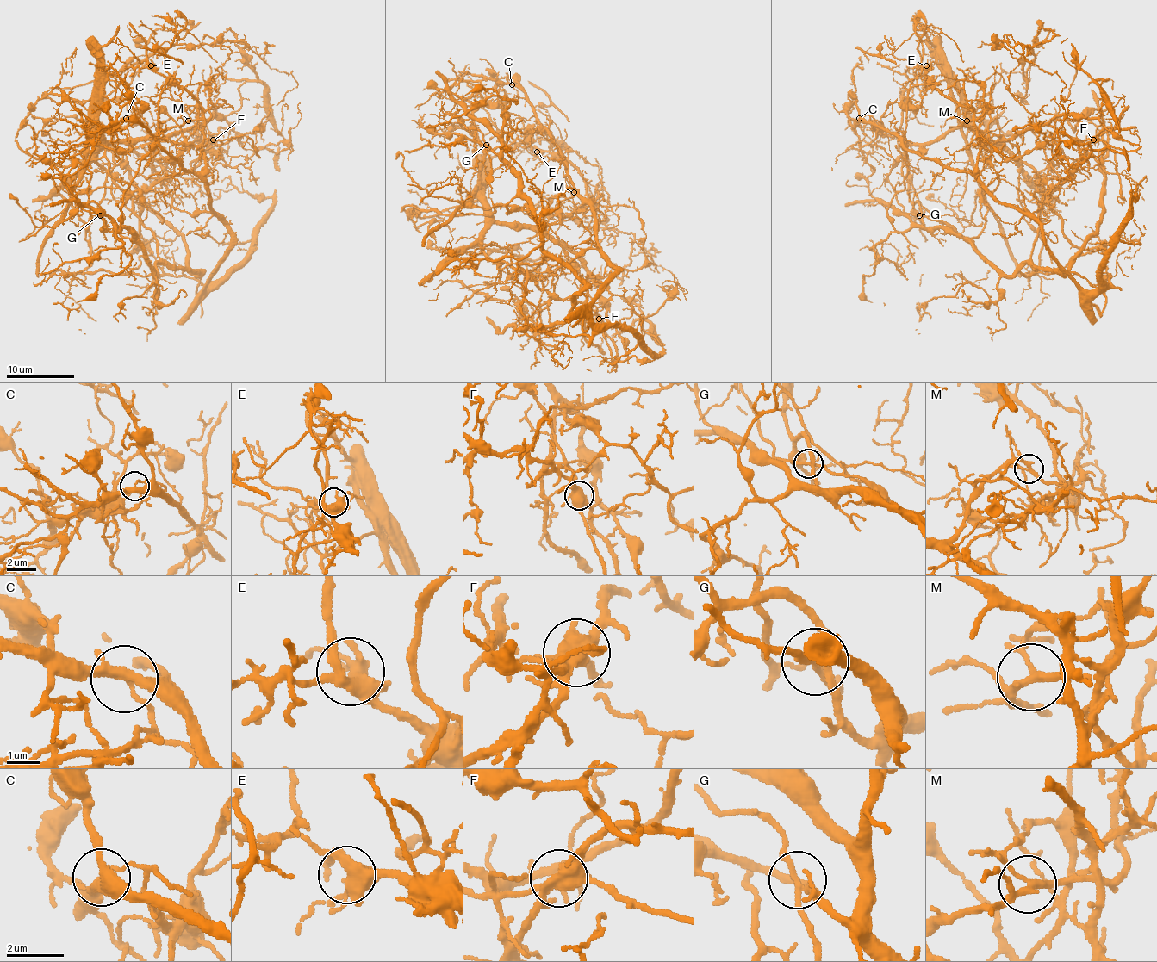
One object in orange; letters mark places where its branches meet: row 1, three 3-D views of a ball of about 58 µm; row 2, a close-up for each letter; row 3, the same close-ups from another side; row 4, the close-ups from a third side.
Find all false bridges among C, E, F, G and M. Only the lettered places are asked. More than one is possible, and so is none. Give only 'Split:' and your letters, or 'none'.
Split: C, F, M

